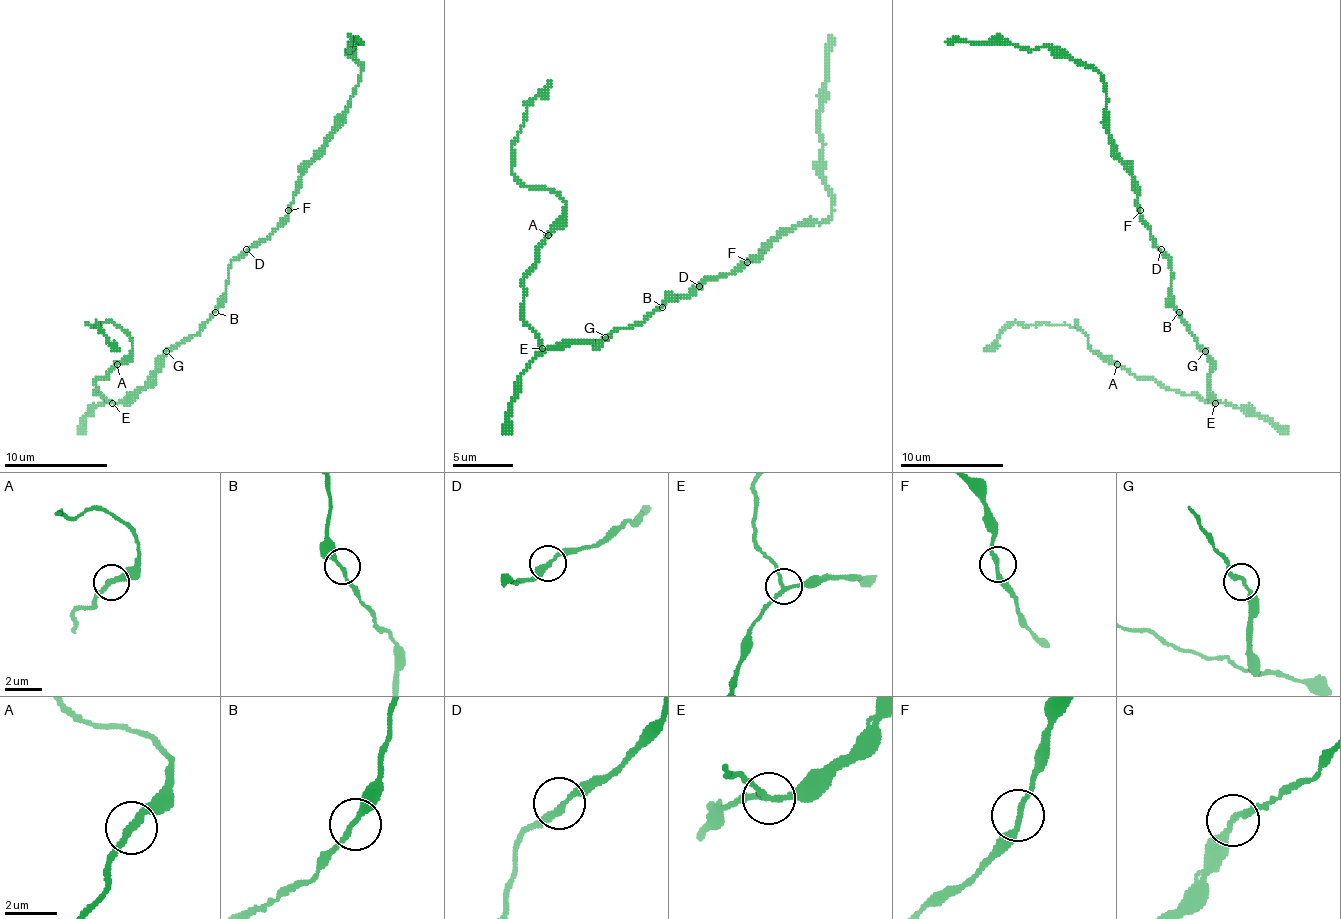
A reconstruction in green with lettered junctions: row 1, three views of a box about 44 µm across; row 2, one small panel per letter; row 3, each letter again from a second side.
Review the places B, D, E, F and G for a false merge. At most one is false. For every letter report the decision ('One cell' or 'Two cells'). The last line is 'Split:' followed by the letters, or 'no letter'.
B: One cell
D: One cell
E: Two cells
F: One cell
G: One cell
Split: E

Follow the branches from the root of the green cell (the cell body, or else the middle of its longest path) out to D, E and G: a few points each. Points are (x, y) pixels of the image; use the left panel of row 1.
D: (213, 312), (226, 291), (228, 265), (246, 249)
E: (213, 312), (213, 317), (195, 335), (184, 338), (166, 353), (163, 366), (143, 387), (111, 403)
G: (213, 312), (213, 317), (195, 335), (184, 338), (166, 351)

